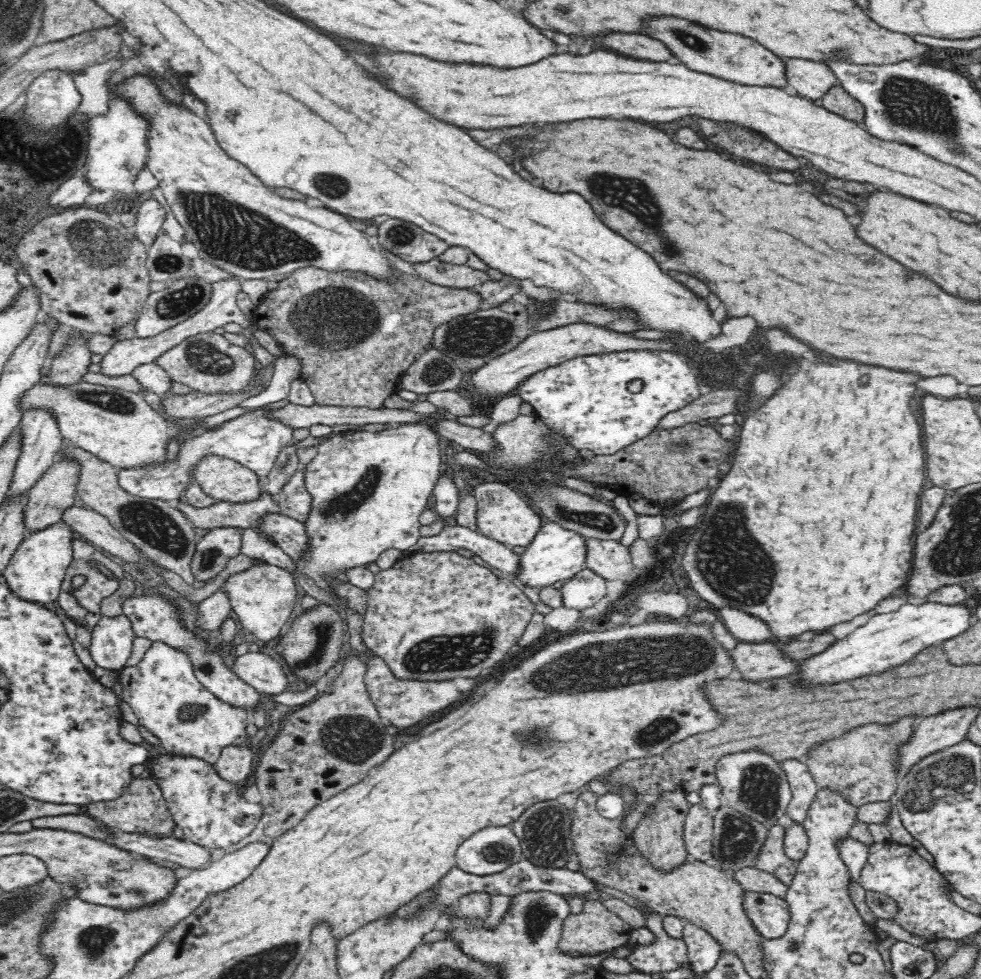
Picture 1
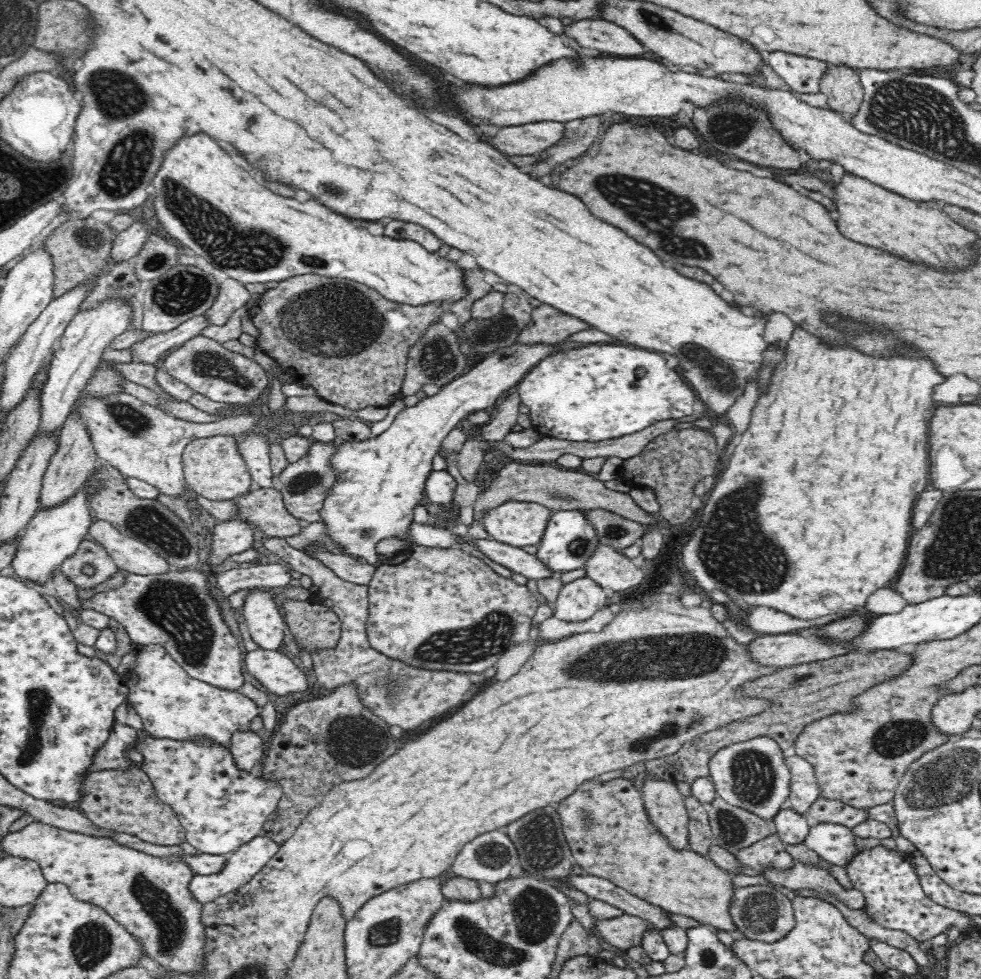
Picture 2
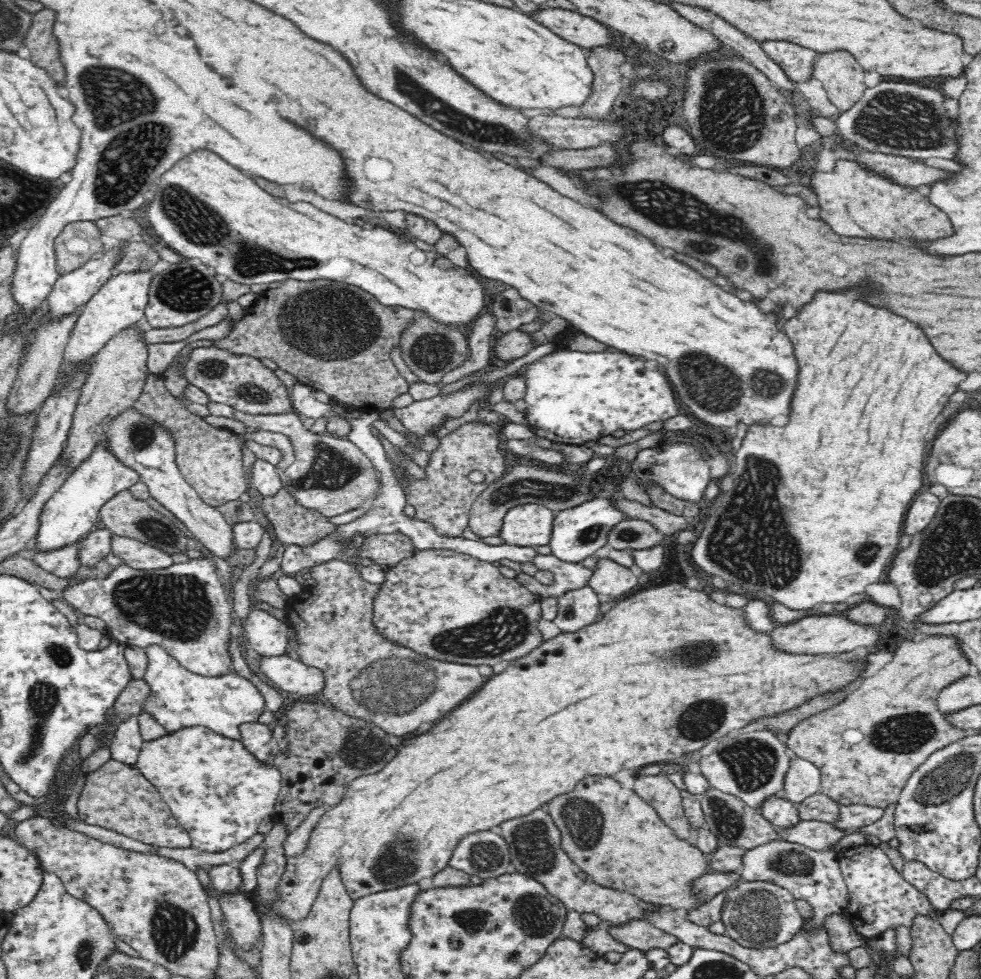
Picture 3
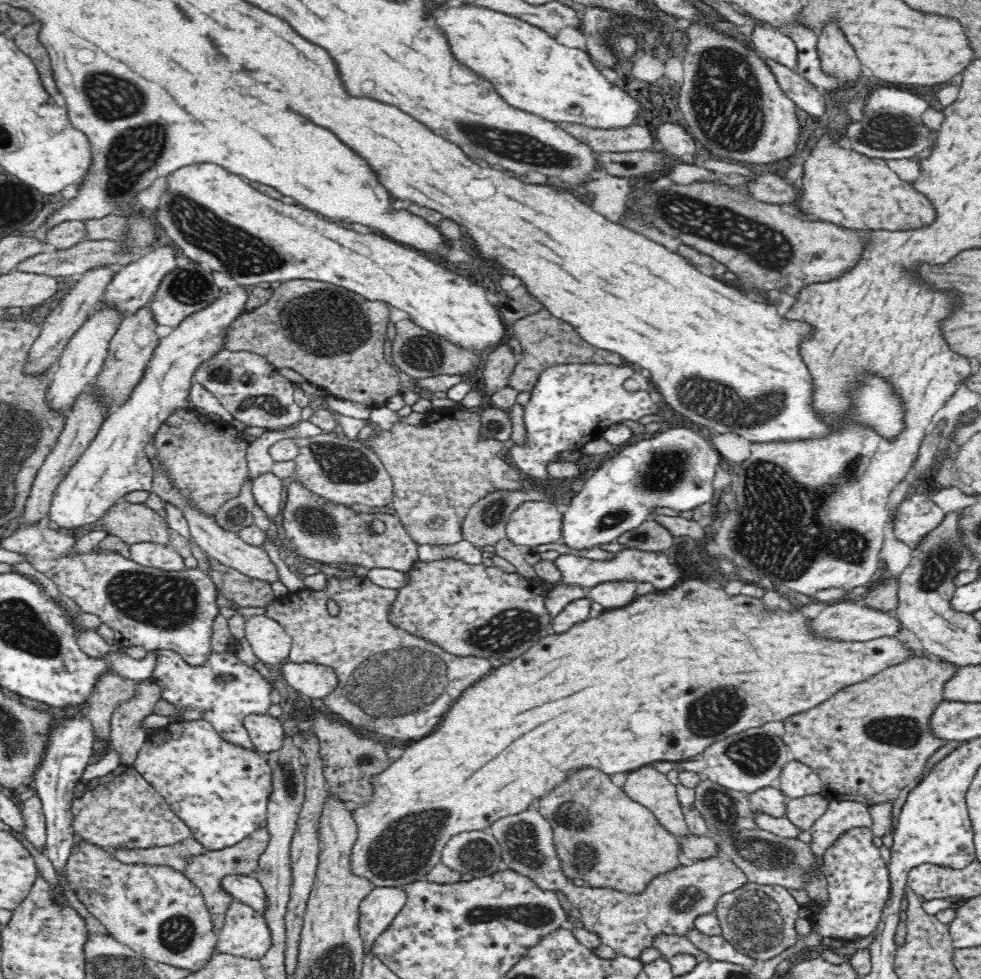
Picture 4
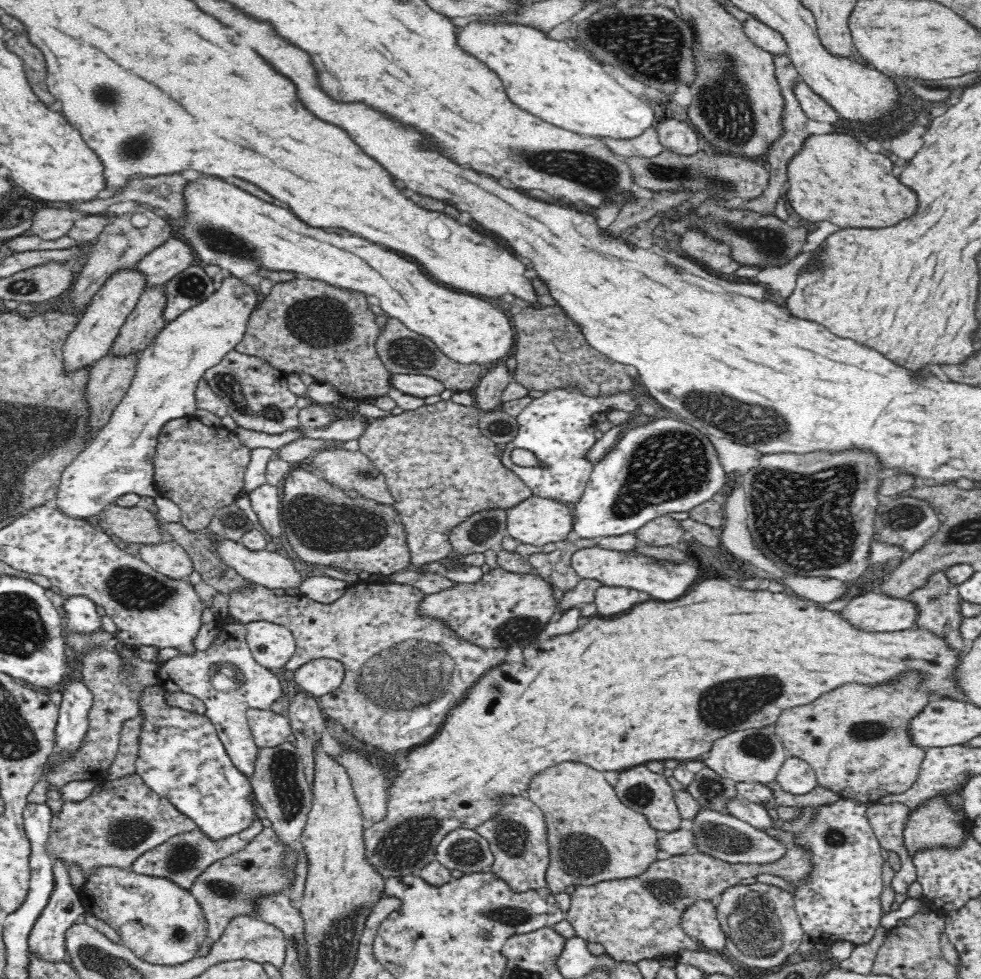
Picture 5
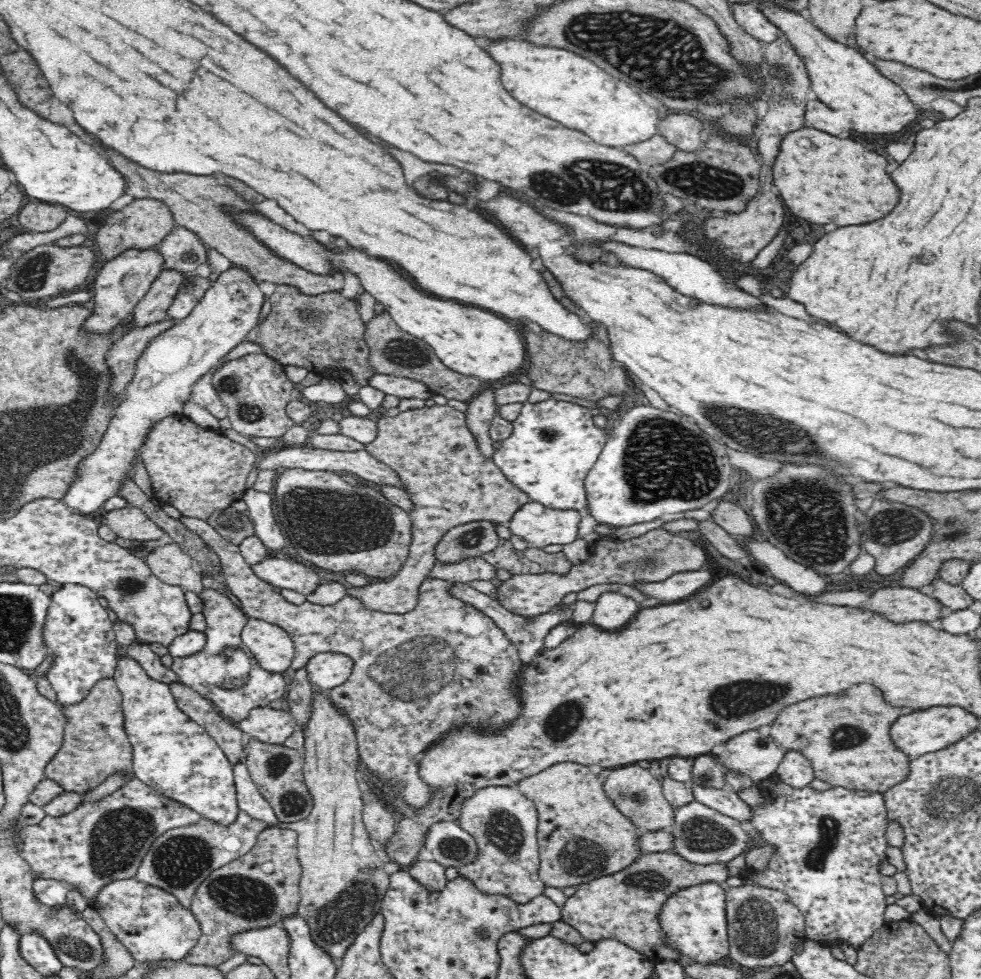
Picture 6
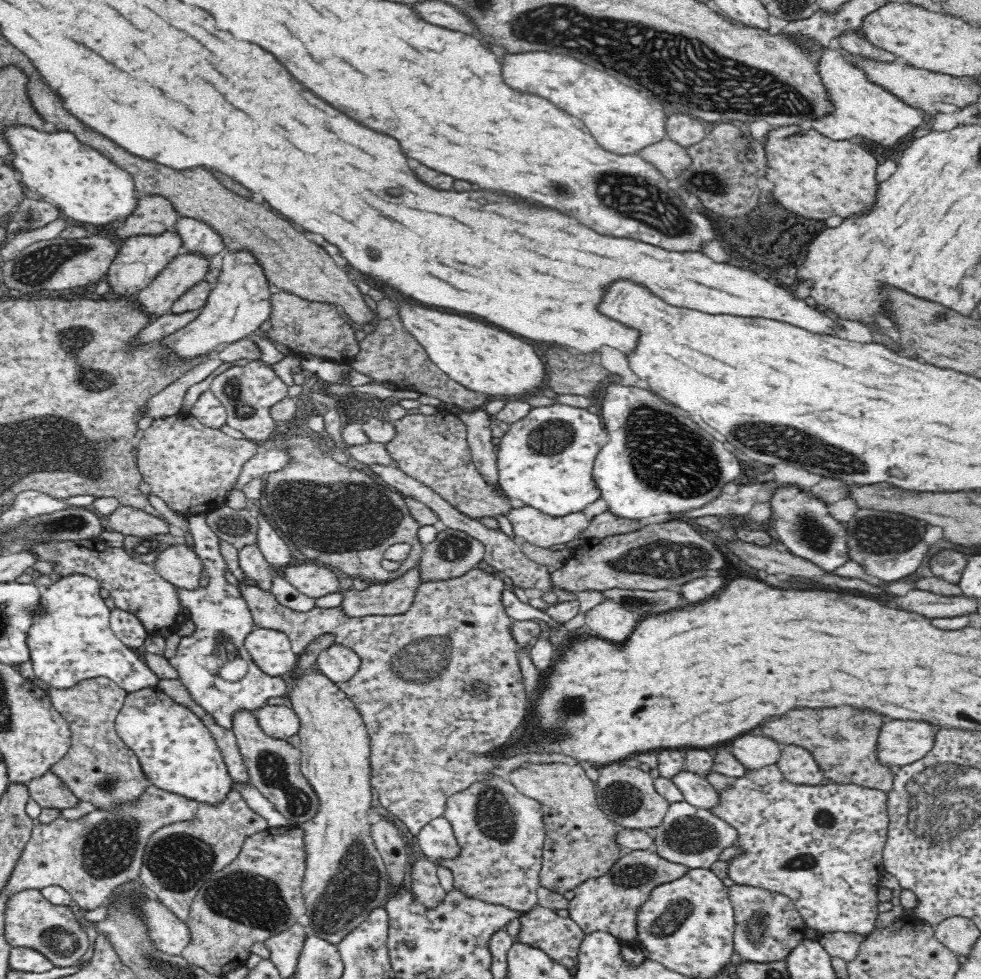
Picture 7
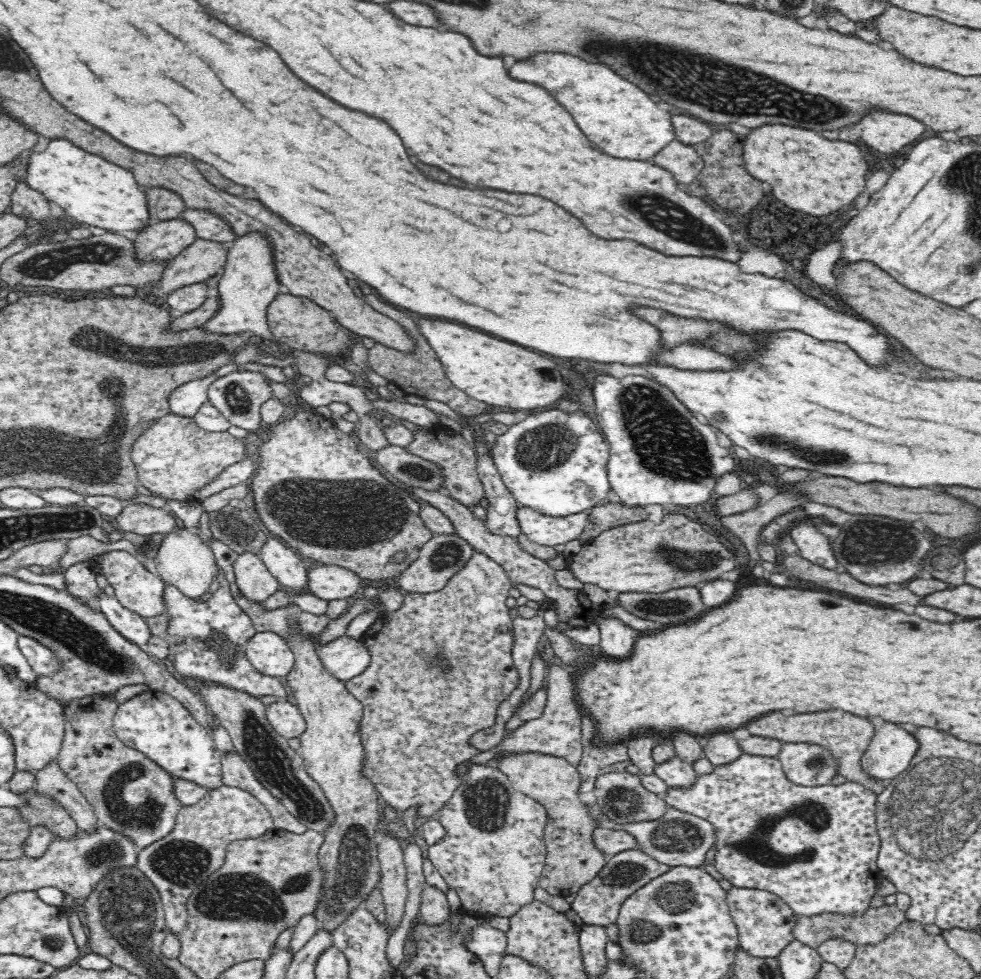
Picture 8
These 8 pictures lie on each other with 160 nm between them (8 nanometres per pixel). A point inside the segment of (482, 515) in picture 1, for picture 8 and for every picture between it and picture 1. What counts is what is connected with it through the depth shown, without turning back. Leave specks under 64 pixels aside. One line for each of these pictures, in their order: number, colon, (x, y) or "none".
2: (519, 524)
3: (527, 525)
4: (535, 522)
5: (537, 521)
6: (539, 526)
7: (542, 530)
8: (545, 530)

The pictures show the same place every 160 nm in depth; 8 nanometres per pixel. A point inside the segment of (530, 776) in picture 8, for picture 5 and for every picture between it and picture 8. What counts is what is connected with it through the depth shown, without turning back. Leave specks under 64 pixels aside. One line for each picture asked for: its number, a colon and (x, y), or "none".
5: (592, 836)
6: (582, 836)
7: (579, 844)

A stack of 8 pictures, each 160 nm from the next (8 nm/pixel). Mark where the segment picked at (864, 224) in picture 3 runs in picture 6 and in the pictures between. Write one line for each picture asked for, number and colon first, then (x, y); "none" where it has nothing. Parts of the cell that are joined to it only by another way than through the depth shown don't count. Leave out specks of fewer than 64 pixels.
4: (839, 185)
5: (833, 177)
6: (809, 160)

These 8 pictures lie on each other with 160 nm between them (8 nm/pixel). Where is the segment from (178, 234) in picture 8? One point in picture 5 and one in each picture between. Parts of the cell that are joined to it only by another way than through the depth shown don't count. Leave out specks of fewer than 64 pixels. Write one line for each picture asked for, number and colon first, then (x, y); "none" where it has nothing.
5: (93, 337)
6: (121, 282)
7: (141, 257)

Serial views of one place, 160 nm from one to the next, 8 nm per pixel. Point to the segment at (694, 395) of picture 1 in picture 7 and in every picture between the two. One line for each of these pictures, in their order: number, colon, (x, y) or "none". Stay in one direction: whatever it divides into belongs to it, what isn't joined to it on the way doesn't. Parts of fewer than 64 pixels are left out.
2: (590, 393)
3: (572, 397)
4: (571, 404)
5: (558, 428)
6: (554, 444)
7: (546, 459)

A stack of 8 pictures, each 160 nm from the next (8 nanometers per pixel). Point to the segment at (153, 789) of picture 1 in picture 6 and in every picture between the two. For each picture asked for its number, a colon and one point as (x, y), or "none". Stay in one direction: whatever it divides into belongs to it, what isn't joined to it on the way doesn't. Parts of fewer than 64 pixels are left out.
2: (125, 801)
3: (118, 797)
4: (121, 810)
5: (122, 819)
6: (97, 843)

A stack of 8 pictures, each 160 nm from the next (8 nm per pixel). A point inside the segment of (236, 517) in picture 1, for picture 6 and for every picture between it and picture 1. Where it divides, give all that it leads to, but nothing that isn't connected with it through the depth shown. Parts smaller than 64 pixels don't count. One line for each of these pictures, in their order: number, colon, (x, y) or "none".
2: (265, 507)
3: (294, 524)
4: (323, 532)
5: (323, 525)
6: (336, 526)

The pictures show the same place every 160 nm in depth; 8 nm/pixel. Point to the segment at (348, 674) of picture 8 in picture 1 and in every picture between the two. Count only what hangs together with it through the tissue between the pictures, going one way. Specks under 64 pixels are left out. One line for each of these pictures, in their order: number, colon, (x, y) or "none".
1: (261, 670)
2: (275, 671)
3: (291, 676)
4: (309, 680)
5: (321, 676)
6: (327, 670)
7: (339, 663)

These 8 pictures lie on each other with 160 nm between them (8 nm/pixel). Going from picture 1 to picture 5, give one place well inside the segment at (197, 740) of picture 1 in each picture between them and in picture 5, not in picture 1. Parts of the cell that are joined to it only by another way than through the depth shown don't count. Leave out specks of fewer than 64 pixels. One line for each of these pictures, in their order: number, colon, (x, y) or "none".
2: (172, 704)
3: (179, 698)
4: (224, 690)
5: (226, 678)

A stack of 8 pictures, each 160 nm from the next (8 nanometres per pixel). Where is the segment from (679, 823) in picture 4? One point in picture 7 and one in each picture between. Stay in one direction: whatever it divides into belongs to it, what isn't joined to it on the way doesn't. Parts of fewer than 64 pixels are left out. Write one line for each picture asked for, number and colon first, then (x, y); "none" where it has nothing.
5: (639, 789)
6: (634, 791)
7: (626, 794)

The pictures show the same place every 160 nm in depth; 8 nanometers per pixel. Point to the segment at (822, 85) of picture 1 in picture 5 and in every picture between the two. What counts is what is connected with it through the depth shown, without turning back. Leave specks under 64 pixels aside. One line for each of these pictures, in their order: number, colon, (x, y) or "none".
2: (802, 74)
3: (797, 62)
4: (769, 43)
5: (761, 34)

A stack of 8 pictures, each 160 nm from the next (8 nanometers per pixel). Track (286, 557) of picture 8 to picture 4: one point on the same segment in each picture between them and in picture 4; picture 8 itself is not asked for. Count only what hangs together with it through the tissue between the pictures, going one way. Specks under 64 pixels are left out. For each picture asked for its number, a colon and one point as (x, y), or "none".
4: (267, 489)
5: (265, 501)
6: (259, 504)
7: (273, 548)

